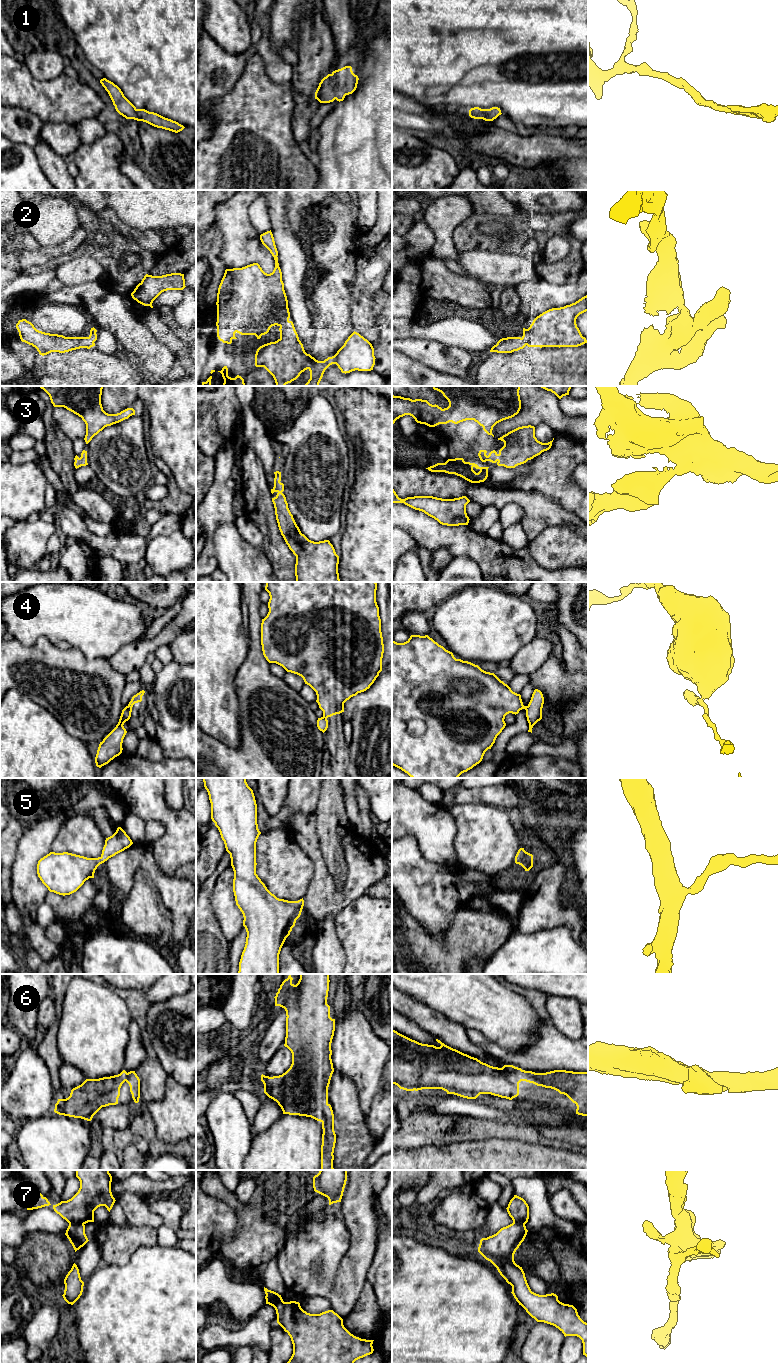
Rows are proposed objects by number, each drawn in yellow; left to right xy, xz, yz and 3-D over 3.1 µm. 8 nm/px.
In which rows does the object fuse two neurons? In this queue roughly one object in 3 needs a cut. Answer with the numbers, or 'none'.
4, 7

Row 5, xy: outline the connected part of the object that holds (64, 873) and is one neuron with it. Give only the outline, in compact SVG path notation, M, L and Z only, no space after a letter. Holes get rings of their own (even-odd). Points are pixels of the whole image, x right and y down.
M118 827L112 836L106 838L100 857L87 858L68 852L50 852L38 861L37 874L50 892L63 896L70 895L86 880L94 878L95 870L100 864L132 844L126 832Z

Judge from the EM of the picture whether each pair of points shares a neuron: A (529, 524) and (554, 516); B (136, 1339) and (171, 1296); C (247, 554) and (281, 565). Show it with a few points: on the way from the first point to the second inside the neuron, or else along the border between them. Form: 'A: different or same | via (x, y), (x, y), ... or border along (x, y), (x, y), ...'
A: same | via (535, 519), (538, 516), (548, 516)
B: same | via (139, 1328), (160, 1307)
C: different | border along (261, 547), (274, 571)

